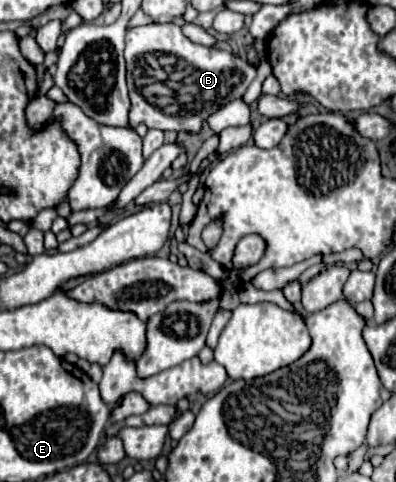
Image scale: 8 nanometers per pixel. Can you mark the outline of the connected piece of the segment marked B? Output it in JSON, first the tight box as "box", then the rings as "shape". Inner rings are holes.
{"box":[126,25,256,133],"shape":[[[146,25],[126,33],[126,67],[130,89],[130,125],[146,123],[162,131],[190,131],[198,133],[208,115],[244,95],[256,69],[230,51],[204,47],[192,43],[182,35],[180,27]]]}

